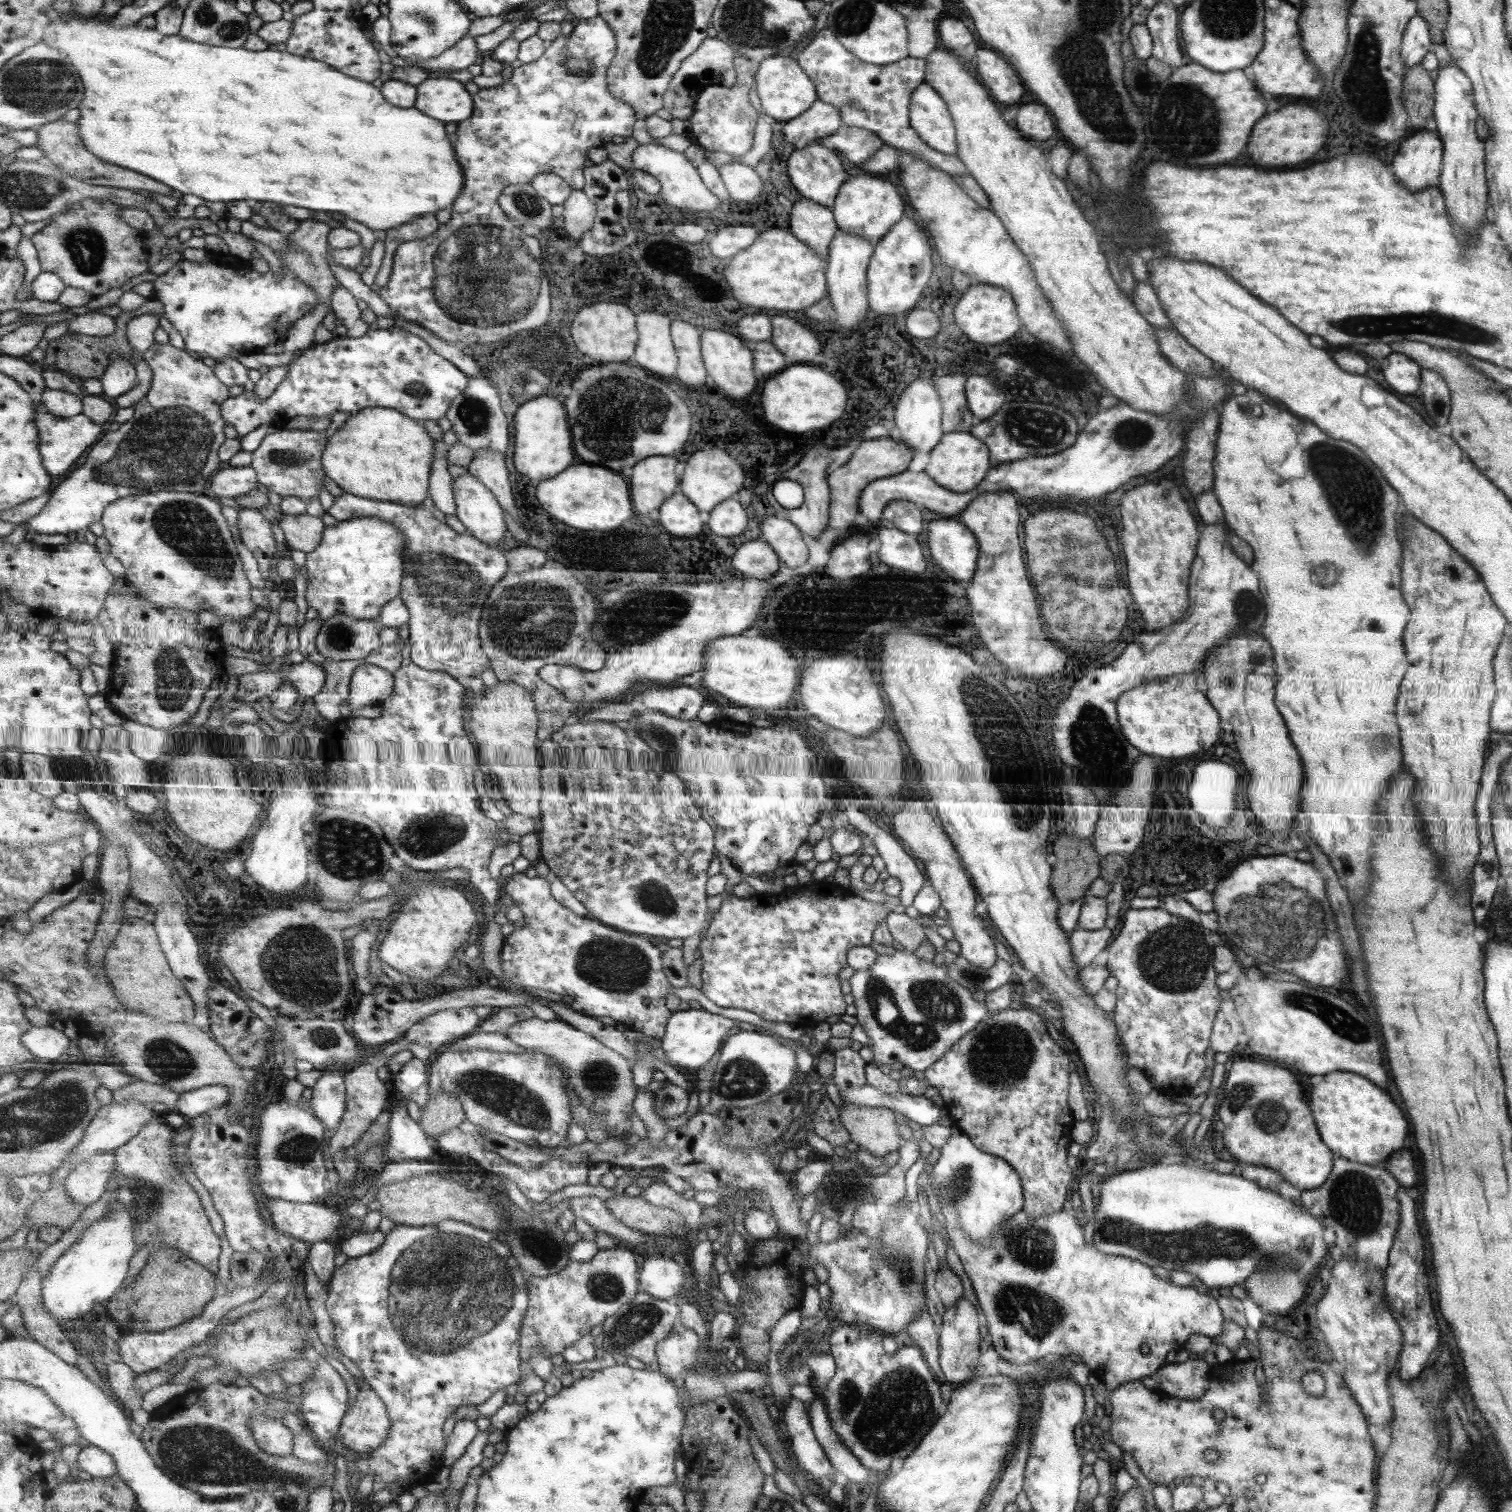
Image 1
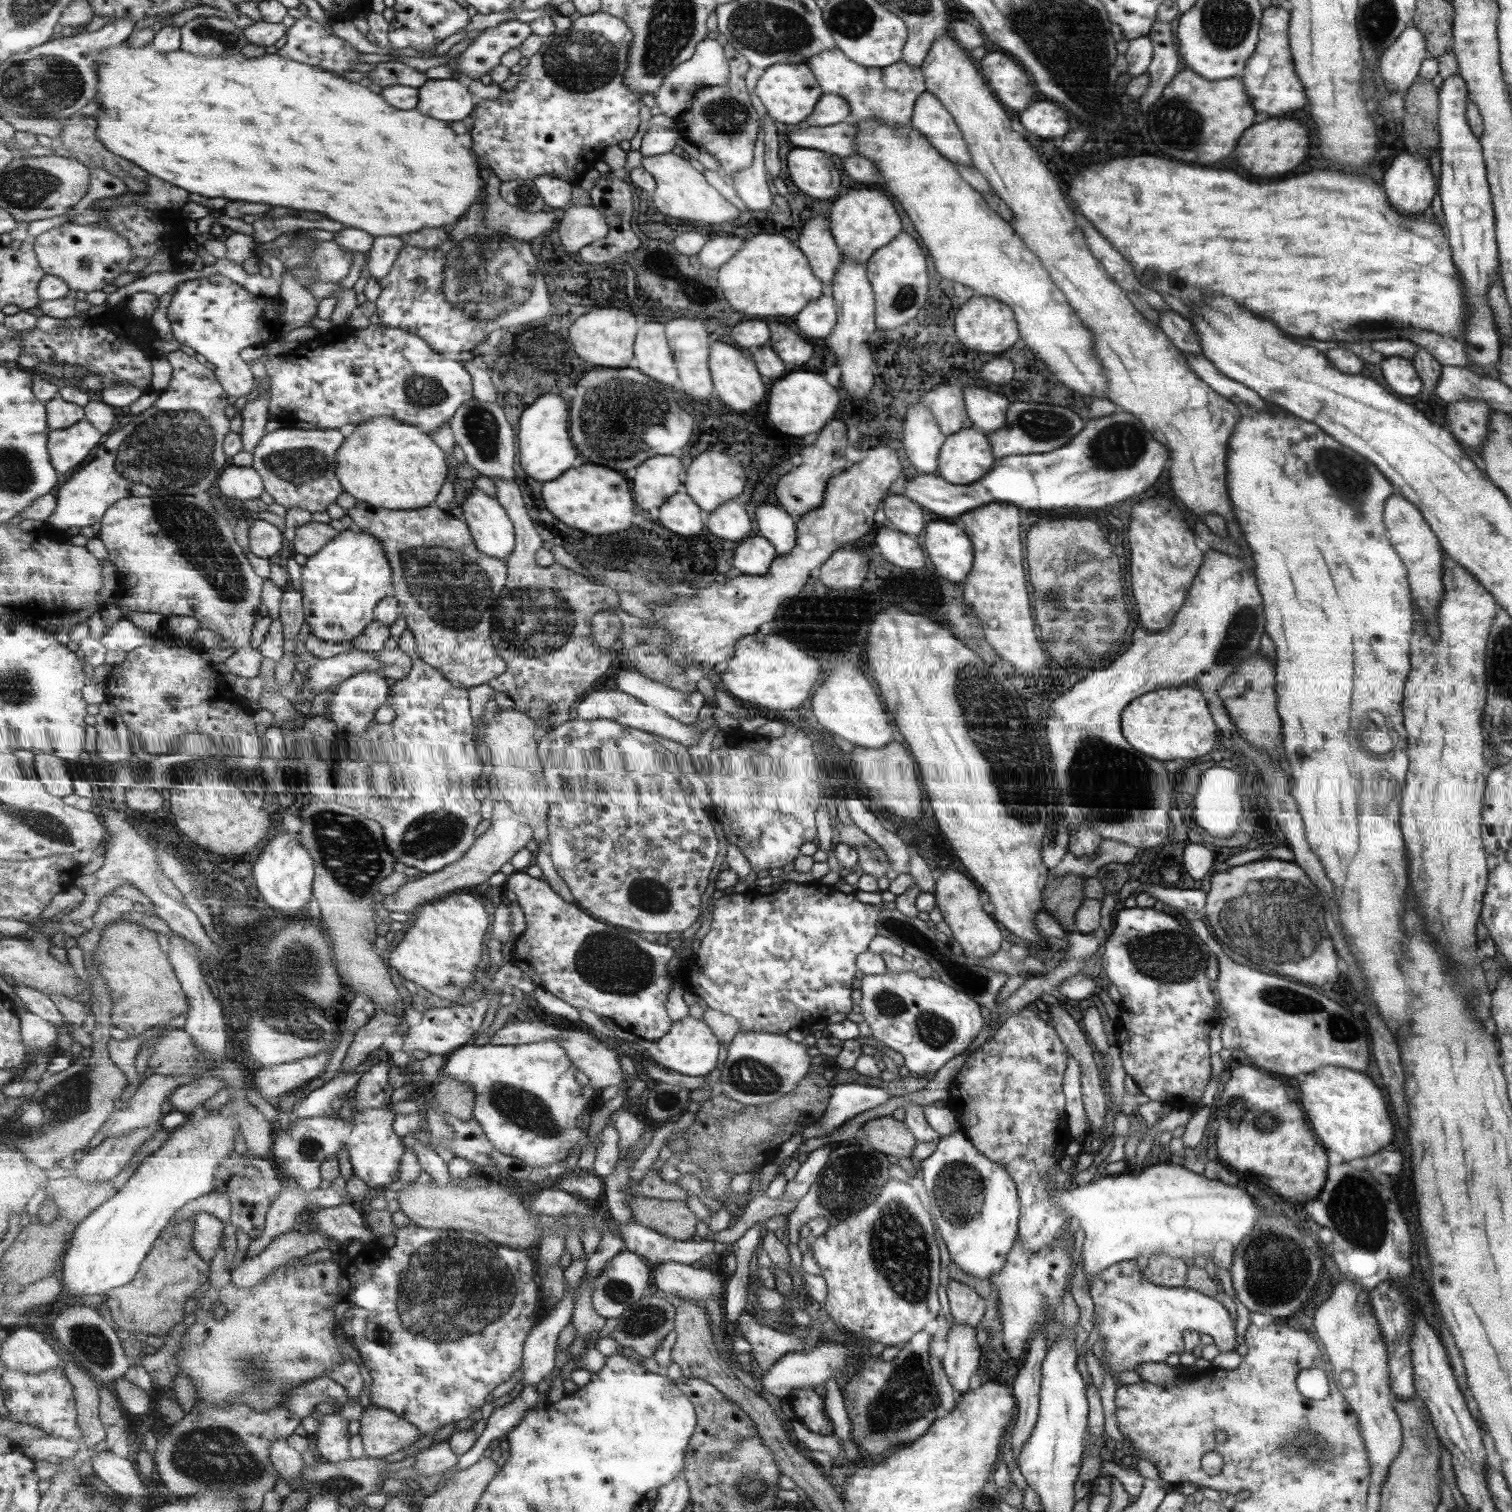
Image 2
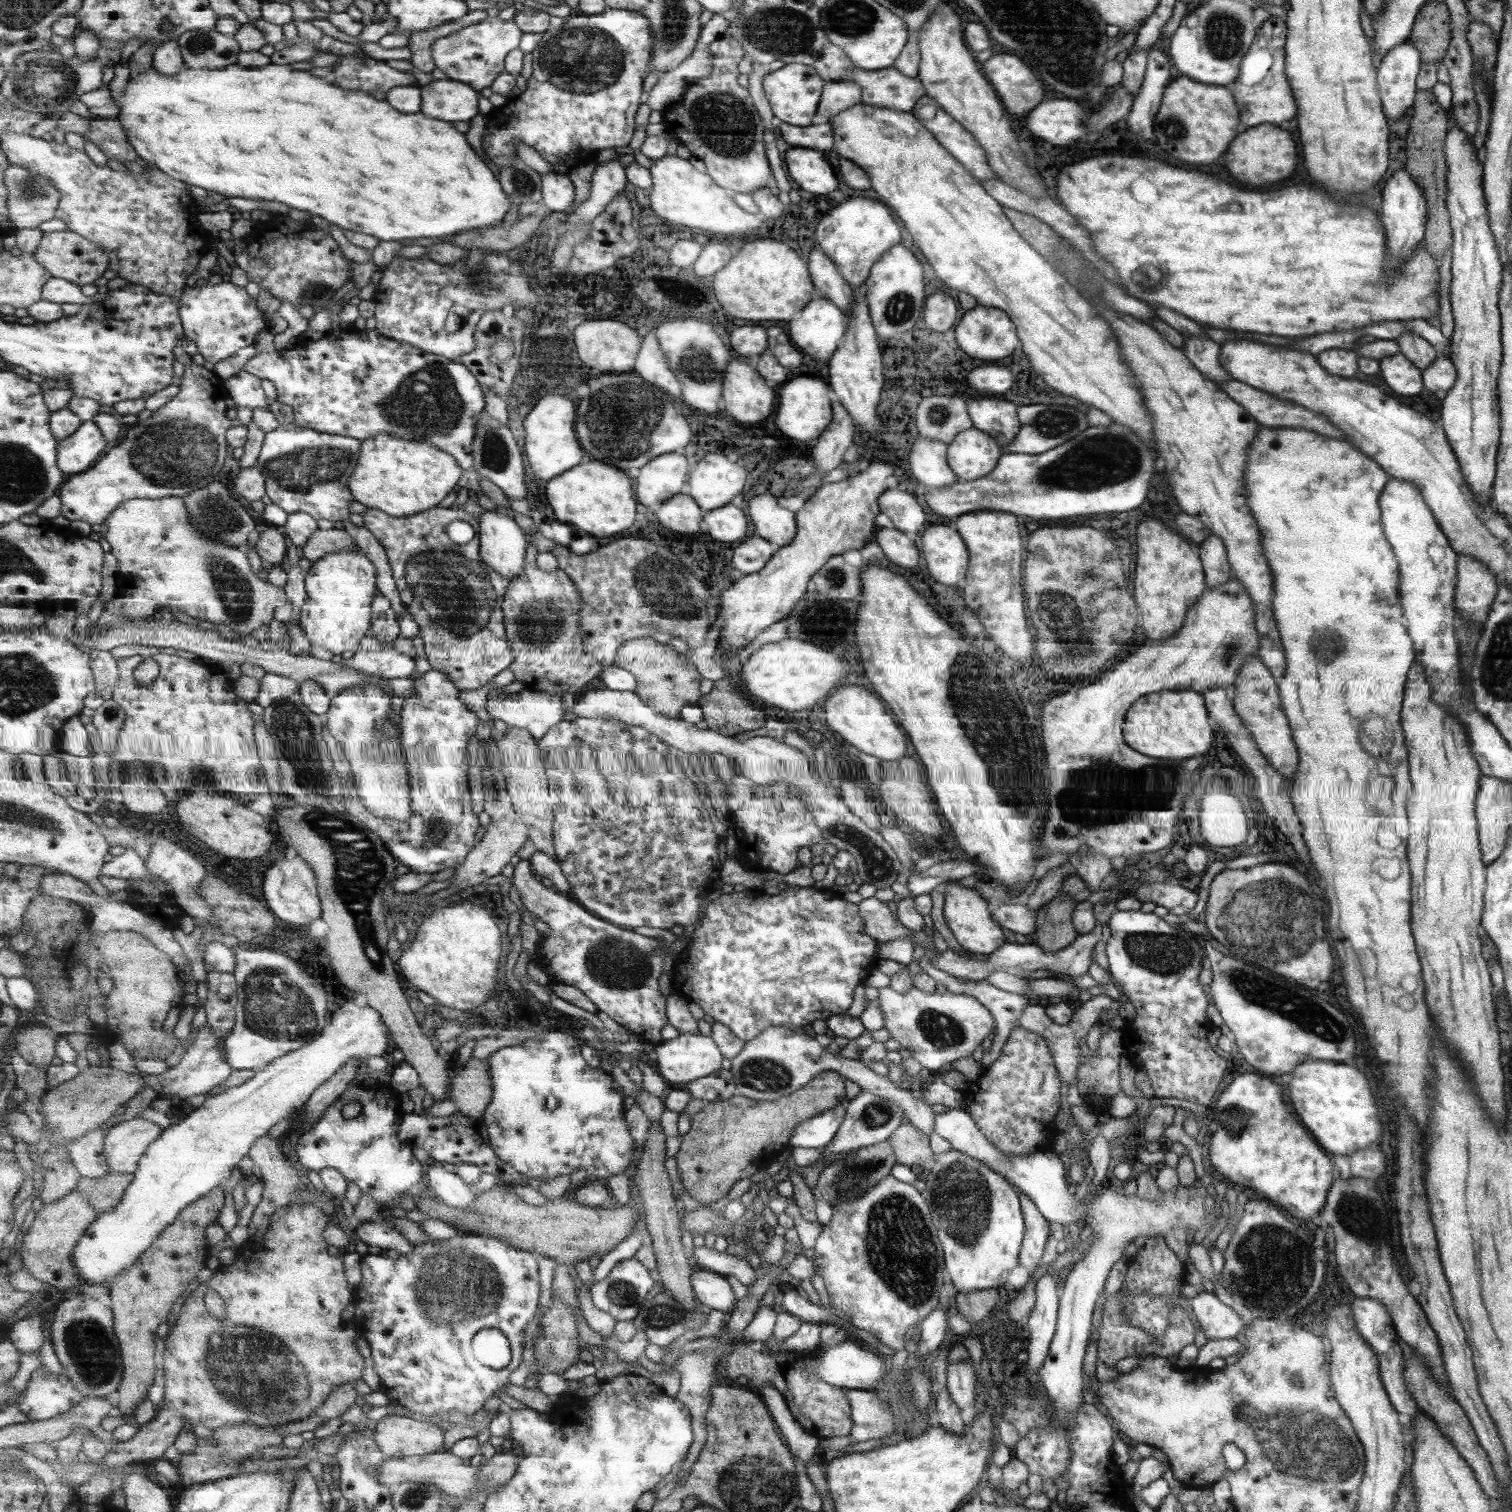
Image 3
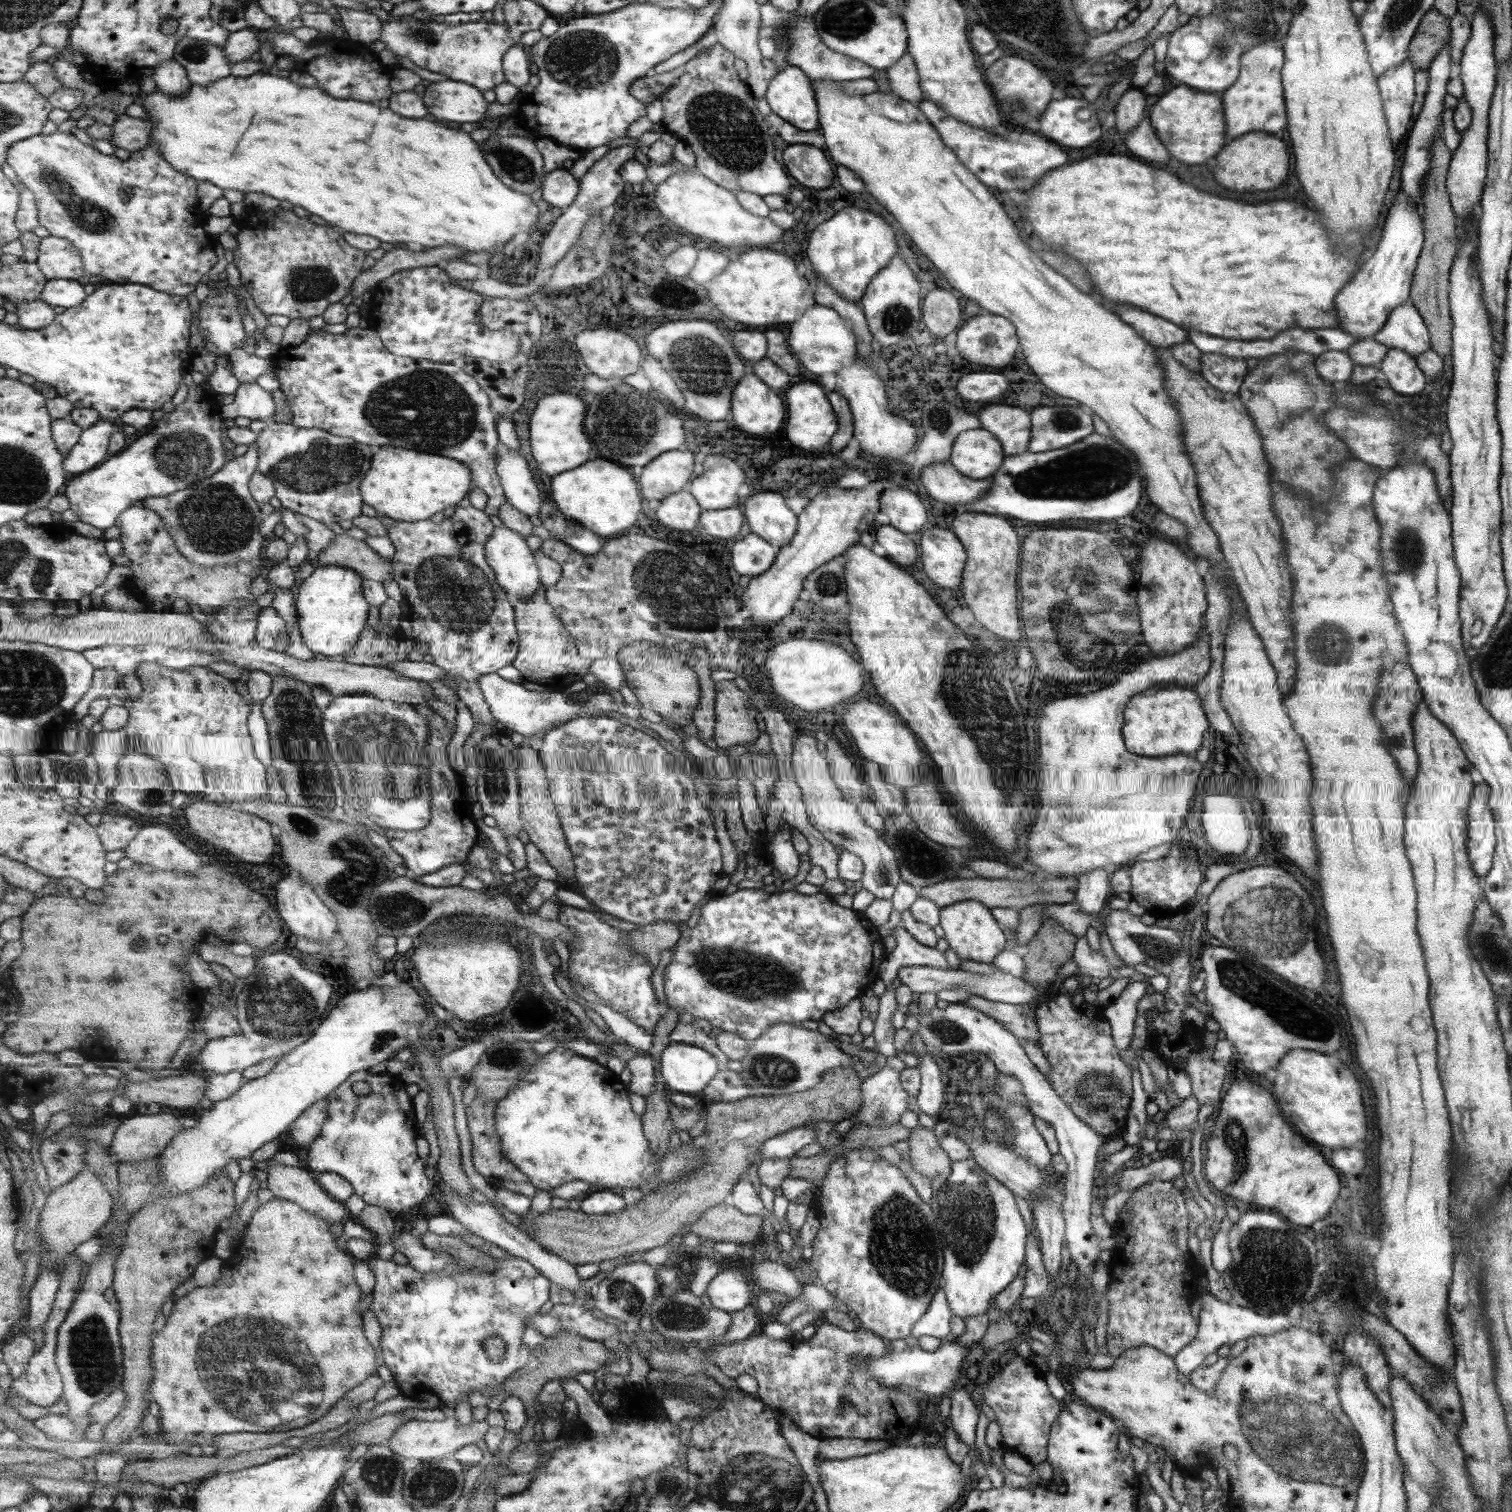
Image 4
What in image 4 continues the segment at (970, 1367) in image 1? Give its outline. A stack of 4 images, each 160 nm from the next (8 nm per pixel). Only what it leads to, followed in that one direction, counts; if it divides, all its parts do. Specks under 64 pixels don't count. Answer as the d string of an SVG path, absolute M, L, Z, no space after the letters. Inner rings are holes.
M963 1382L951 1391L948 1398L950 1399L948 1420L951 1423L952 1429L969 1446L969 1452L975 1454L977 1450L974 1445L974 1428L978 1413L977 1409L975 1409L976 1404L971 1400L968 1388L965 1387Z

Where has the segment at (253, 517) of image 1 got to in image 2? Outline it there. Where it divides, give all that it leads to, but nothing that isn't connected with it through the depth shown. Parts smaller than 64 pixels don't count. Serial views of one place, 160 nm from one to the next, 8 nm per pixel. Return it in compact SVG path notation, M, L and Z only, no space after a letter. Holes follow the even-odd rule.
M257 519L249 528L250 552L261 558L269 559L282 550L281 540L284 537L281 530L267 522Z

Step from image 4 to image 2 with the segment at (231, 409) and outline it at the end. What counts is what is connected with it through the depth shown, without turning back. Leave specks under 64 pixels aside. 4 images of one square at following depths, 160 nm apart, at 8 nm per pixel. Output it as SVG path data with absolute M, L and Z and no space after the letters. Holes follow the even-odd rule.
M215 274L179 283L166 314L174 339L202 354L216 368L231 370L233 384L222 384L223 388L229 396L241 398L255 388L255 376L241 359L241 350L249 346L264 348L269 342L280 340L286 313L284 302L279 295L275 298L255 296L241 284Z

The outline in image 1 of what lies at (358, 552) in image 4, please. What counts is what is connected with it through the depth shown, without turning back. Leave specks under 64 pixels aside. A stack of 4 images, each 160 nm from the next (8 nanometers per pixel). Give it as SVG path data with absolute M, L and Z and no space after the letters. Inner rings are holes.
M307 513L300 515L283 514L279 526L286 537L288 549L303 551L306 554L317 550L323 540L326 524L321 517Z

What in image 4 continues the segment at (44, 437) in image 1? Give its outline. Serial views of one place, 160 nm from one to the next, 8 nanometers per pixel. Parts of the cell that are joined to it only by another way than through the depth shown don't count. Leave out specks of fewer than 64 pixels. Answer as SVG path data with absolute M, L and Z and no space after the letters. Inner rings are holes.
M100 420L86 428L81 440L64 457L68 472L83 474L100 467L109 458L111 435L120 422Z

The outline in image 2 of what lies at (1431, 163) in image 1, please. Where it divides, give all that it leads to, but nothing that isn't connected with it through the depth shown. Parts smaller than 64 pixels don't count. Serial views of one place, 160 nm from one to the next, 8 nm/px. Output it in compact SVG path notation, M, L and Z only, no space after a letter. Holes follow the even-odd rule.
M1405 150L1392 159L1391 166L1383 173L1383 186L1387 186L1391 202L1395 202L1403 214L1427 211L1436 193L1428 160Z

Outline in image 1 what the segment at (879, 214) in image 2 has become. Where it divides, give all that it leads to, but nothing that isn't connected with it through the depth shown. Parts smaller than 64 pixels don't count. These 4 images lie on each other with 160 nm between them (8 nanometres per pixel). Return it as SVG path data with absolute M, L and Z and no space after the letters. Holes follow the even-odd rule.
M869 173L843 182L835 197L835 206L830 209L838 230L859 235L873 246L903 216L903 202L897 188L879 176L869 176Z

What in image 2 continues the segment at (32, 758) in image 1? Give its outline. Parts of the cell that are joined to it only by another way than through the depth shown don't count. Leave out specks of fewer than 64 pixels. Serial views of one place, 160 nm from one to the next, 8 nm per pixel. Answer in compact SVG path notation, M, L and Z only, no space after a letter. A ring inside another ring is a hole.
M41 753L35 756L37 778L49 794L59 798L71 796L73 790L72 771L67 768L67 761L51 754Z

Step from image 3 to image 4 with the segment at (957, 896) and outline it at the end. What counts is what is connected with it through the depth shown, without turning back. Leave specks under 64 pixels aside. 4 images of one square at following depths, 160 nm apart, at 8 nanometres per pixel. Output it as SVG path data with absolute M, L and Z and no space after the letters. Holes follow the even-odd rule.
M963 900L943 907L939 911L938 924L944 932L948 947L963 960L991 964L993 957L1005 948L1005 936L997 928L989 914L989 907L973 900Z

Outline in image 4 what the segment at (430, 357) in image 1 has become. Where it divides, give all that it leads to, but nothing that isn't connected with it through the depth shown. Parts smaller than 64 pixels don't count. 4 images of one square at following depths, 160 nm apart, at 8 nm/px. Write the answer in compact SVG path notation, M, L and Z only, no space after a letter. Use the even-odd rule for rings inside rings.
M366 325L348 329L343 334L311 332L307 342L283 348L277 357L271 359L247 354L242 348L235 349L227 357L232 366L231 373L242 383L255 382L265 372L273 372L279 383L278 390L287 396L294 412L292 423L295 426L319 427L334 436L351 438L369 446L399 446L407 450L443 454L470 467L473 486L482 489L488 496L485 506L488 515L498 516L499 507L507 501L496 471L496 446L501 443L497 431L499 414L495 412L487 391L471 374L463 374L459 366L393 354L382 342L378 331Z

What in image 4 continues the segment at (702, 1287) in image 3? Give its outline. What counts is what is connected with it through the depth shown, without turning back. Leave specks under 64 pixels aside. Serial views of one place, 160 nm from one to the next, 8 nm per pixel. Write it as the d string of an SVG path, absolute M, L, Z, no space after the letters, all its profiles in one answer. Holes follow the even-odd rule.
M739 1269L719 1270L705 1288L705 1294L713 1308L732 1313L754 1303L756 1290Z

